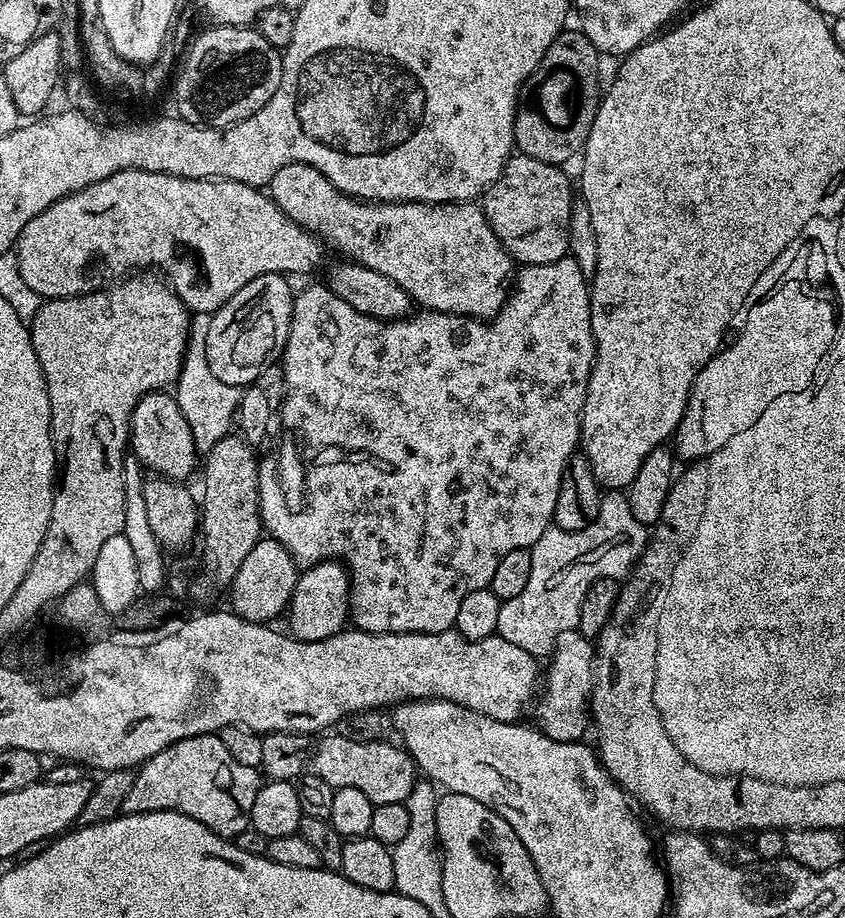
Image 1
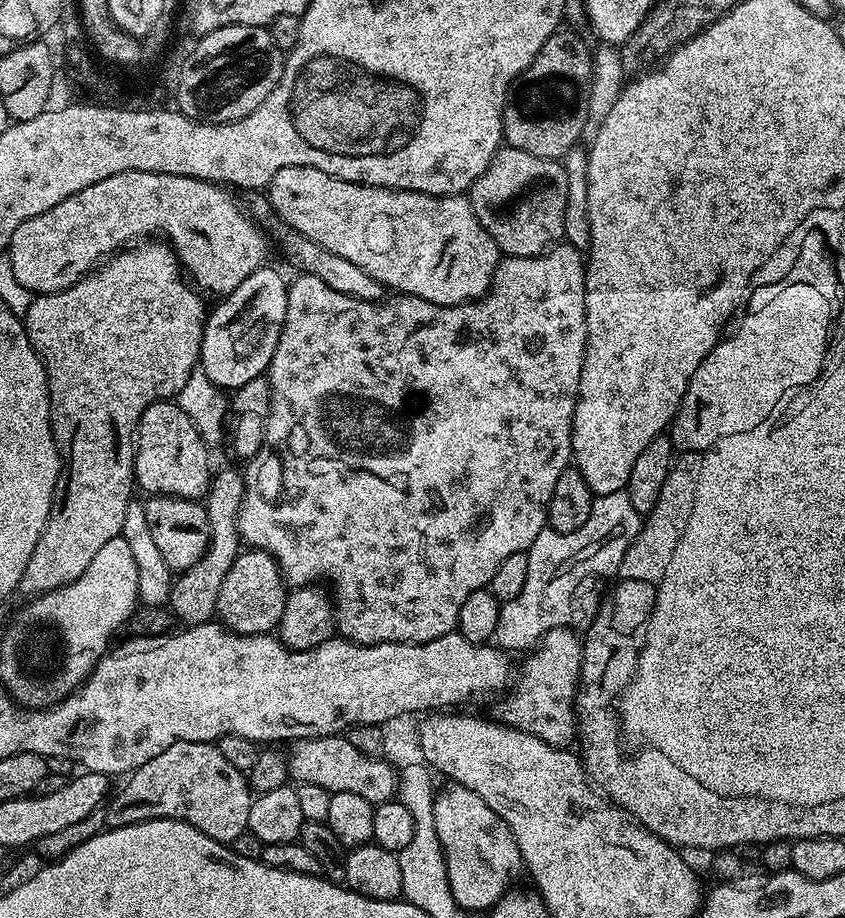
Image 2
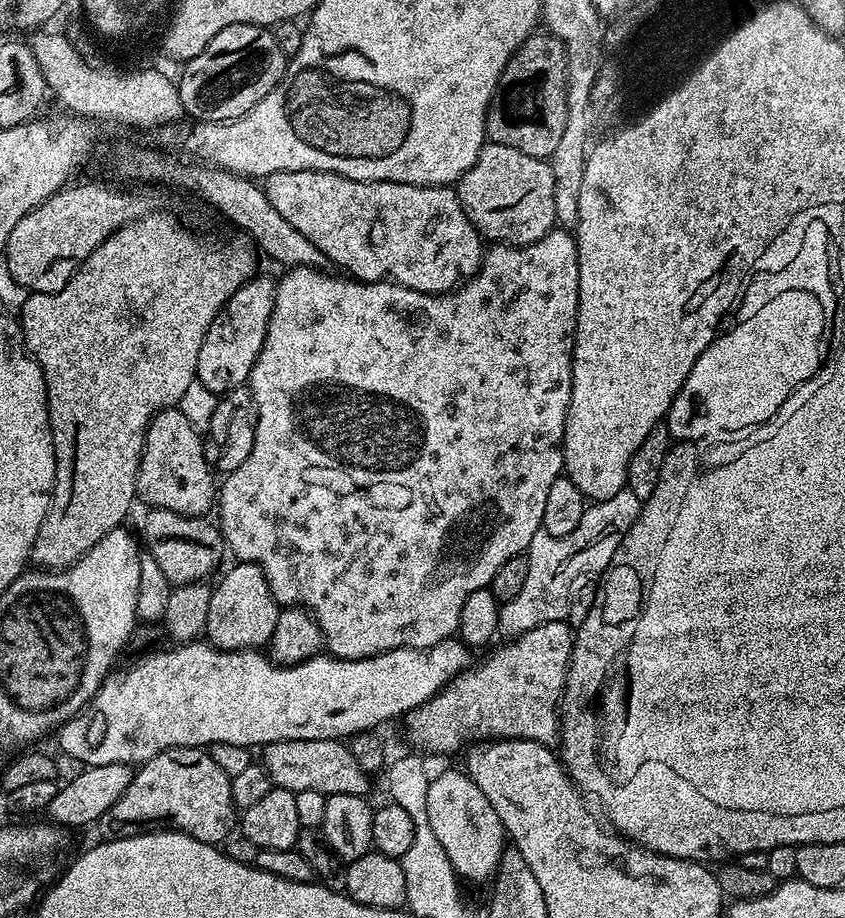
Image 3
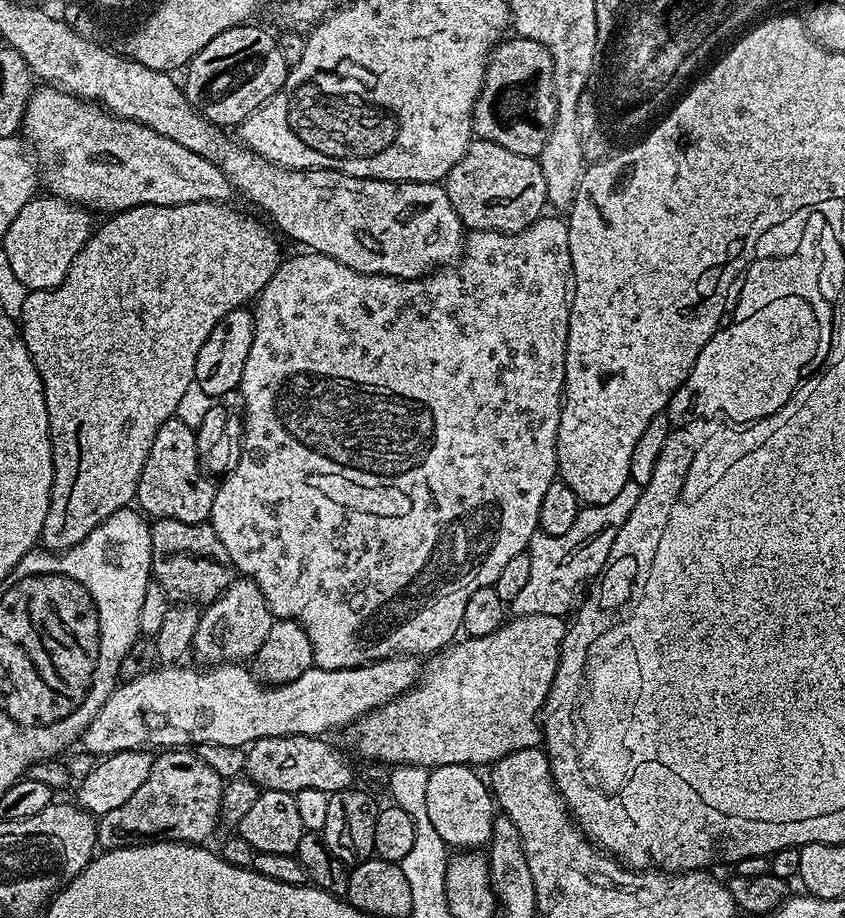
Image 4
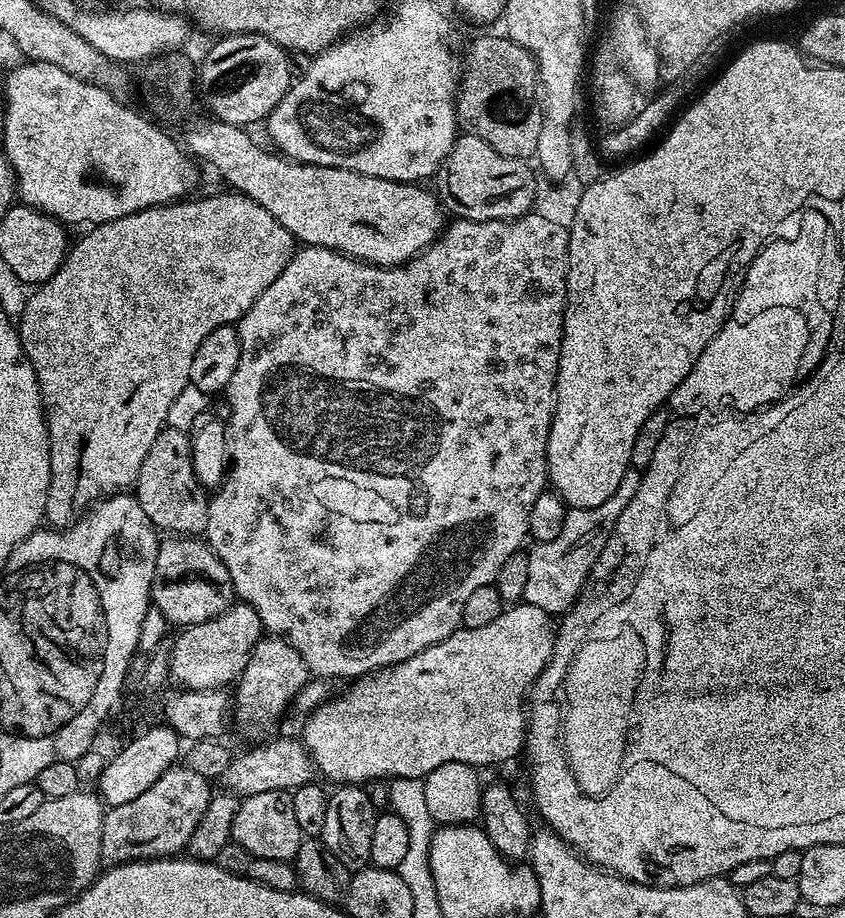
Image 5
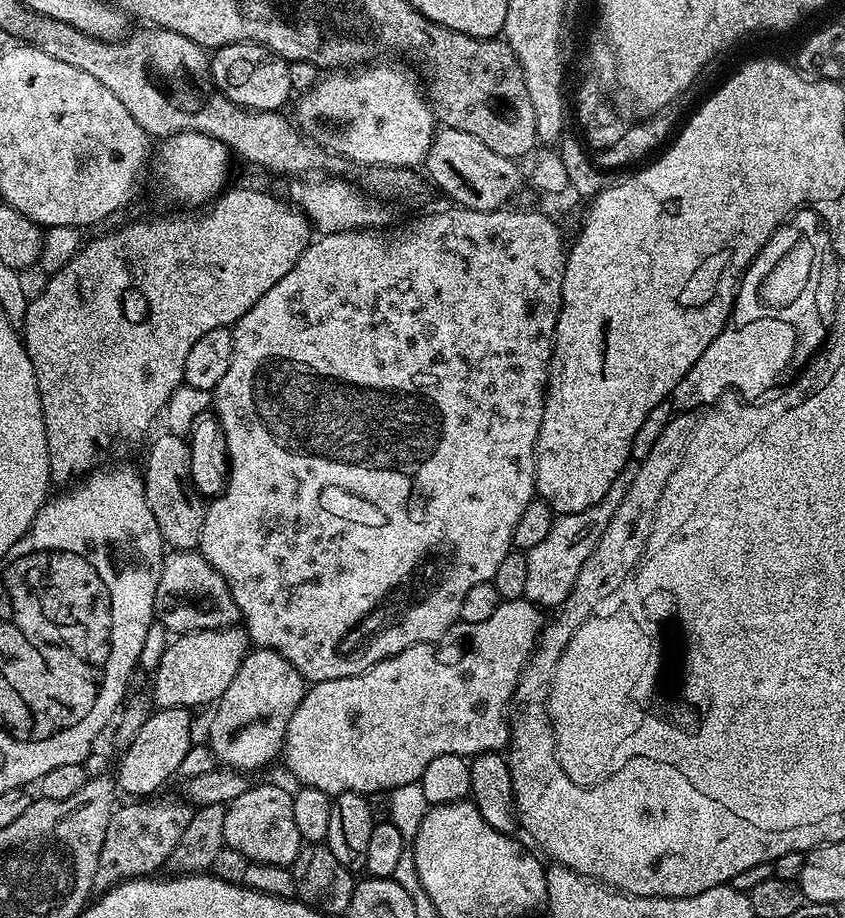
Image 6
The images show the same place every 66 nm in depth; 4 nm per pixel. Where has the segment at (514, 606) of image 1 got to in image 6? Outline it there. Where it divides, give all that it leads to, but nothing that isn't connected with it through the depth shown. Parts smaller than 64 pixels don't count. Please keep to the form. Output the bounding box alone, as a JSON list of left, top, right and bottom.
[523,462,637,609]

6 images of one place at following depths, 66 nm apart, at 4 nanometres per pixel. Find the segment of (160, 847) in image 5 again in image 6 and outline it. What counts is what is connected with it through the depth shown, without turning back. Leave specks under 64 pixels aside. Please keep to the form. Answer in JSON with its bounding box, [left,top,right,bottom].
[92,798,193,893]

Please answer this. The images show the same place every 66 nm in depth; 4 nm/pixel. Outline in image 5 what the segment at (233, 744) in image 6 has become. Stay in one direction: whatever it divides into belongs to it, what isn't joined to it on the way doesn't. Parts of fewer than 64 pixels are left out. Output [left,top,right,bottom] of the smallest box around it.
[234,635,310,737]

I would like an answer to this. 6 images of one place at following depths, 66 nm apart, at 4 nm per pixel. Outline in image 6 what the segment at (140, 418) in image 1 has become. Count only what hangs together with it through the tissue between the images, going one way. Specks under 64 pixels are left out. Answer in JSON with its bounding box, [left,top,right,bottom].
[142,431,206,552]

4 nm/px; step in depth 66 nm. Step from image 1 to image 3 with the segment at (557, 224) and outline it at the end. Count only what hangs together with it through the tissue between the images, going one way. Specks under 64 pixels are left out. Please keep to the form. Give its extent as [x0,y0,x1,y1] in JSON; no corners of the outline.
[454,142,557,244]

